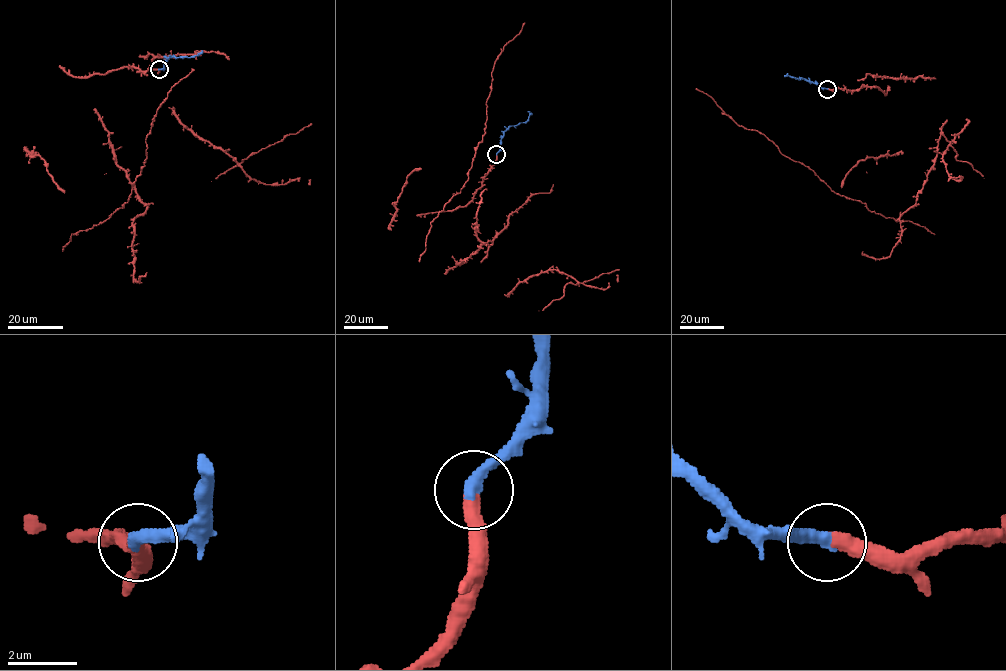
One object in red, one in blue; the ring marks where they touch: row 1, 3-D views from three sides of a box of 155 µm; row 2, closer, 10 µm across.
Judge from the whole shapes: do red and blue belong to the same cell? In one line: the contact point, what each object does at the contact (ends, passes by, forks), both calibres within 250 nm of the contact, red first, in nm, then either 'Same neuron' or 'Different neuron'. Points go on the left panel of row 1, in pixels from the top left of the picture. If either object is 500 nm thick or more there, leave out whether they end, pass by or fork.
Place: (159, 69). At the ring red ends. At the ring blue ends. Thickness 460 nm (red) against 400 nm. Same neuron

